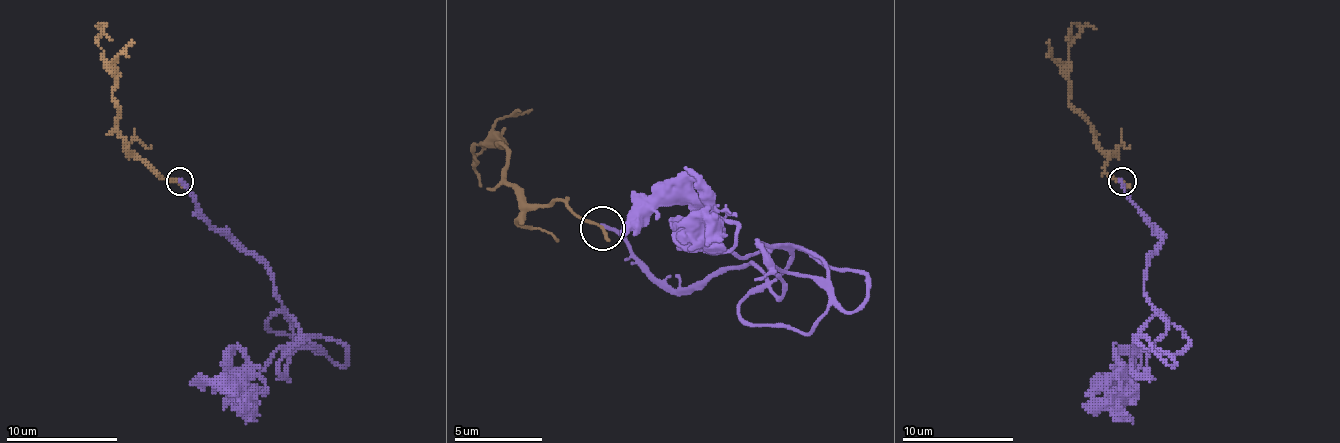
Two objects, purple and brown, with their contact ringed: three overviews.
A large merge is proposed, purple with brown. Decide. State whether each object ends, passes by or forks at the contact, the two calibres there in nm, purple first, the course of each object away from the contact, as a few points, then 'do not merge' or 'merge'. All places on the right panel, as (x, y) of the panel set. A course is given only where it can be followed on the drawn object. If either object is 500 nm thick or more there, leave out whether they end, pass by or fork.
purple ends | brown ends | 240/220 nm | purple via (1121, 182), (1160, 234), (1146, 265), (1144, 295), (1155, 312), (1135, 340), (1138, 376), (1107, 382), (1127, 384) | brown via (1121, 182), (1105, 170), (1107, 154), (1069, 101), (1077, 26), (1071, 26), (1069, 40) | do not merge

